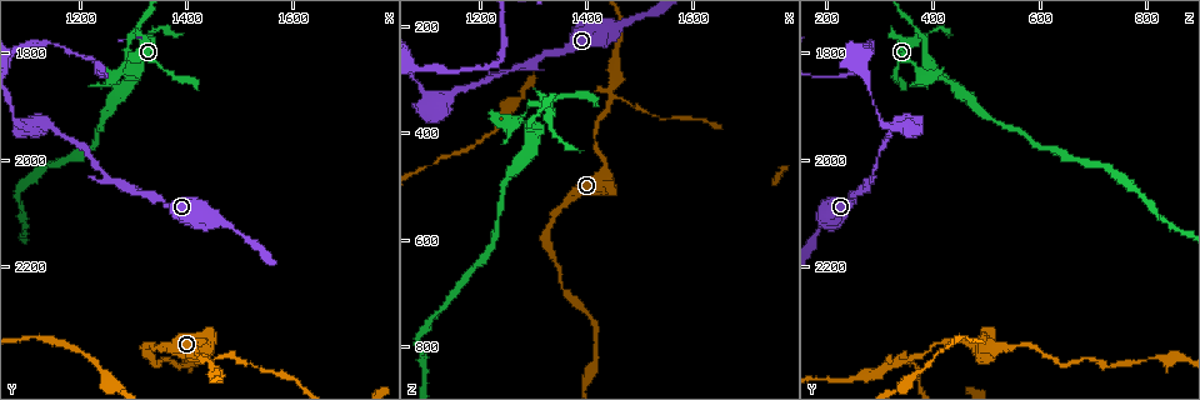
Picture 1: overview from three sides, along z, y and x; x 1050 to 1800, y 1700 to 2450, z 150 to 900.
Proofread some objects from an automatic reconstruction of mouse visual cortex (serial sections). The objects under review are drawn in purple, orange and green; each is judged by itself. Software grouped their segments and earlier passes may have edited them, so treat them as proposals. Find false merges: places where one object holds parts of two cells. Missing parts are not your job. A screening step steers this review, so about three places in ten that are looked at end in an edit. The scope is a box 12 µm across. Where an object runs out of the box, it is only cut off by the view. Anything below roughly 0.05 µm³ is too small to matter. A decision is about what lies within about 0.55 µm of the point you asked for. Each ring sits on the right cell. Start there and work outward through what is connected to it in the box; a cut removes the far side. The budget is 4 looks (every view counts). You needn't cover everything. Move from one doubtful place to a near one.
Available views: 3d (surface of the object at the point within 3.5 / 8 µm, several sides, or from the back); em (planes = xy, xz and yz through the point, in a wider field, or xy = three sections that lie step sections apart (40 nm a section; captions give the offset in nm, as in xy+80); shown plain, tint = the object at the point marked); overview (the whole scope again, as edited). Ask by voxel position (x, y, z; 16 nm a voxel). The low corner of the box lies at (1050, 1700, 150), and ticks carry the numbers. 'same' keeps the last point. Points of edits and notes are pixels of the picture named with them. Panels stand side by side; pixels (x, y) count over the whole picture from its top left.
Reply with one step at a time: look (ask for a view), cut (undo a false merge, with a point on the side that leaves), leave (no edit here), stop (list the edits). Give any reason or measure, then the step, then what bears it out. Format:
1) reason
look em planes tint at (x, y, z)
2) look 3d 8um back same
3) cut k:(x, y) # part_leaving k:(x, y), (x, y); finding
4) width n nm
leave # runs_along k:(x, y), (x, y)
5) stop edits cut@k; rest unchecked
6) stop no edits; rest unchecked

look 3d 3.5um at (1445, 2380, 340)

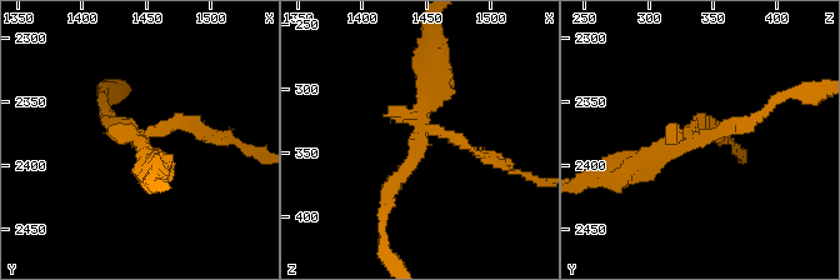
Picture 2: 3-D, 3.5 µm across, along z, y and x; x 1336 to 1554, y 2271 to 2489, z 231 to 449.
need the tissue
look em xy step 1 tint at (1450, 2376, 340)

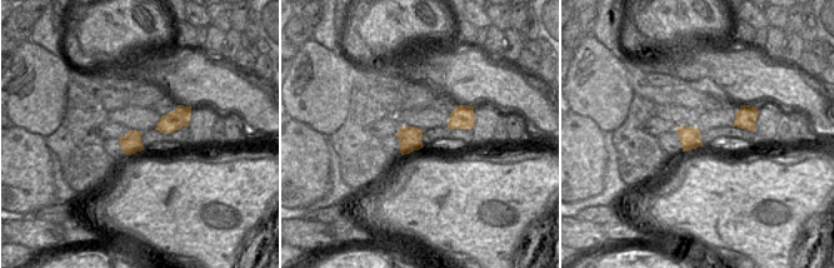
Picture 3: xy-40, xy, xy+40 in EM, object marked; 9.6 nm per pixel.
width 220 nm
cut 2:(193, 129) # part_leaving 2:(150, 131), (193, 124), (254, 150); two cells meet here

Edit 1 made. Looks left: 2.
narrows sharply
look 3d 8um at (1275, 1840, 370)

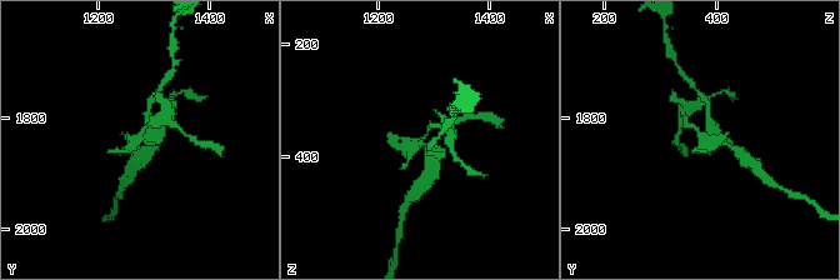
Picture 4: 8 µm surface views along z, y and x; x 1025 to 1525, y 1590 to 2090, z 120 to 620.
now the EM
look em xy step 2 tint at (1280, 1835, 375)

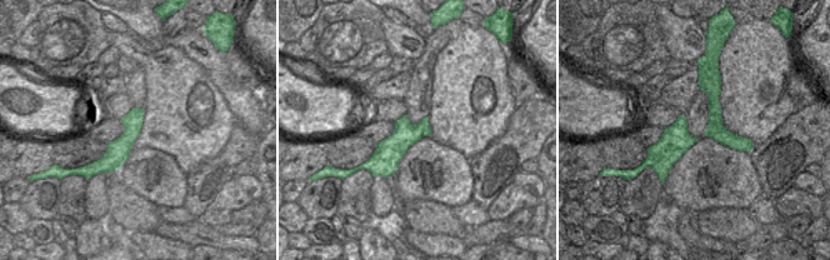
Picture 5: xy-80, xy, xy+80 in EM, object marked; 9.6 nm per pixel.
leave # runs_along 5:(701, 76), (715, 125), (748, 148); continuous, no second cell

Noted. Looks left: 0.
stop edits cut@2; rest unchecked

